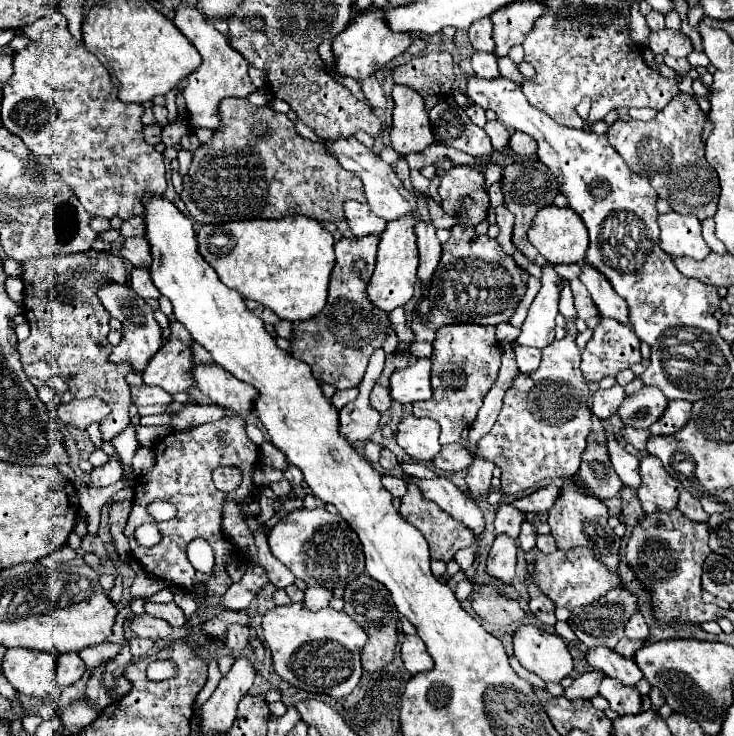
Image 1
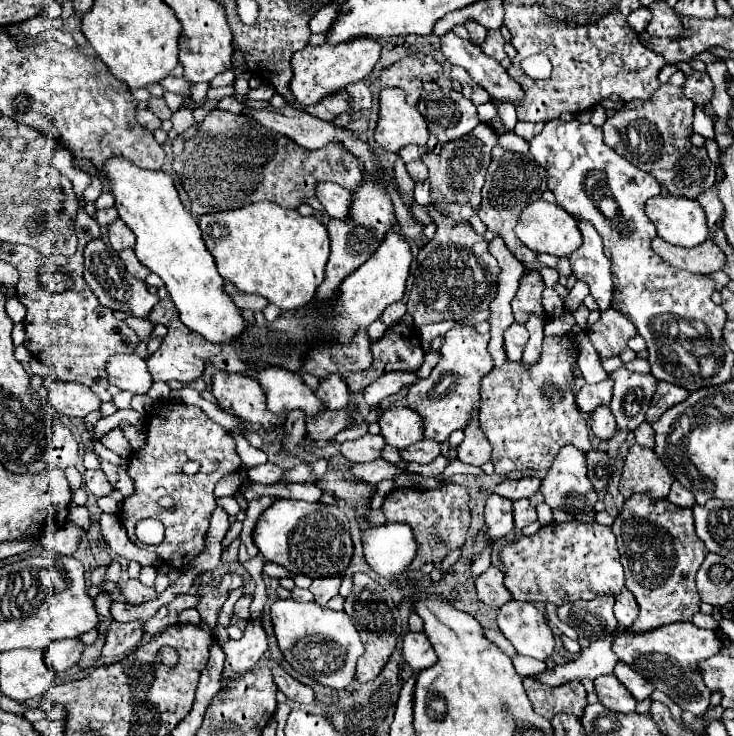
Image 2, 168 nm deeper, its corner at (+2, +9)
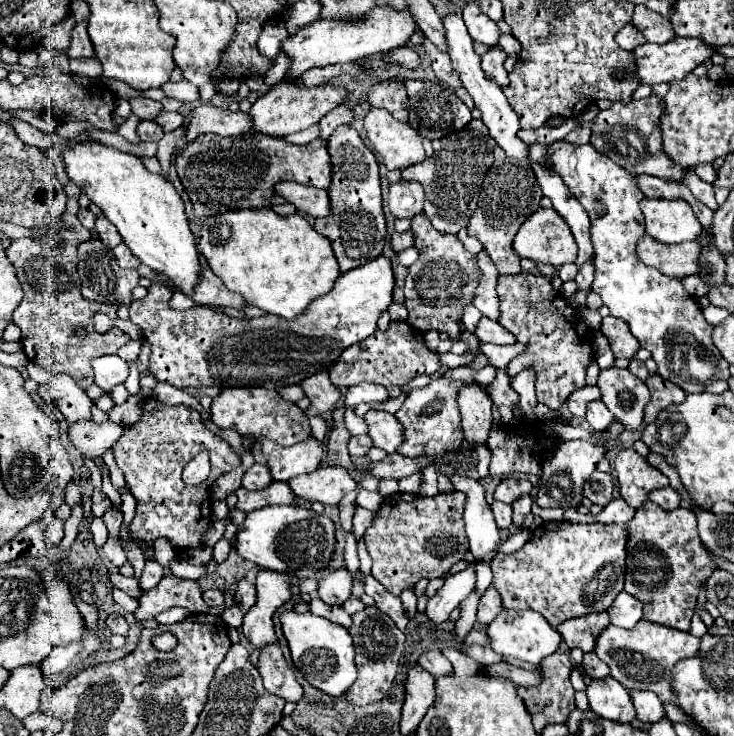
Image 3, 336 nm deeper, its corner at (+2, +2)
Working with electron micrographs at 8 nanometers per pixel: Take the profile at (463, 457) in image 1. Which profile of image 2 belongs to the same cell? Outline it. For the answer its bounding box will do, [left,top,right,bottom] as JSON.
[399,439,441,465]

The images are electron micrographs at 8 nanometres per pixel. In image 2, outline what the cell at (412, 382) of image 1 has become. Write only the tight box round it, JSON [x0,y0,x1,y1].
[363,373,415,405]

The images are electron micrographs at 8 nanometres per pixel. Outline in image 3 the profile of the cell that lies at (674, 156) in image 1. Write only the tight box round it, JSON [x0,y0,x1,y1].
[591,96,691,182]

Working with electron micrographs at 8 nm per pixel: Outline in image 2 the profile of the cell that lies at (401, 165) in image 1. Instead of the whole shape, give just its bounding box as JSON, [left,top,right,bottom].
[407,183,497,325]

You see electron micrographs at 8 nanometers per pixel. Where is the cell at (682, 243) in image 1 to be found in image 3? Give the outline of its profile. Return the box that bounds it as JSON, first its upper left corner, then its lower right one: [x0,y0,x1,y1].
[641,198,703,244]

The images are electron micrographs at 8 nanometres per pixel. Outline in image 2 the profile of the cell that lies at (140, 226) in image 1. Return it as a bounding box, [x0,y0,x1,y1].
[93,207,117,225]

